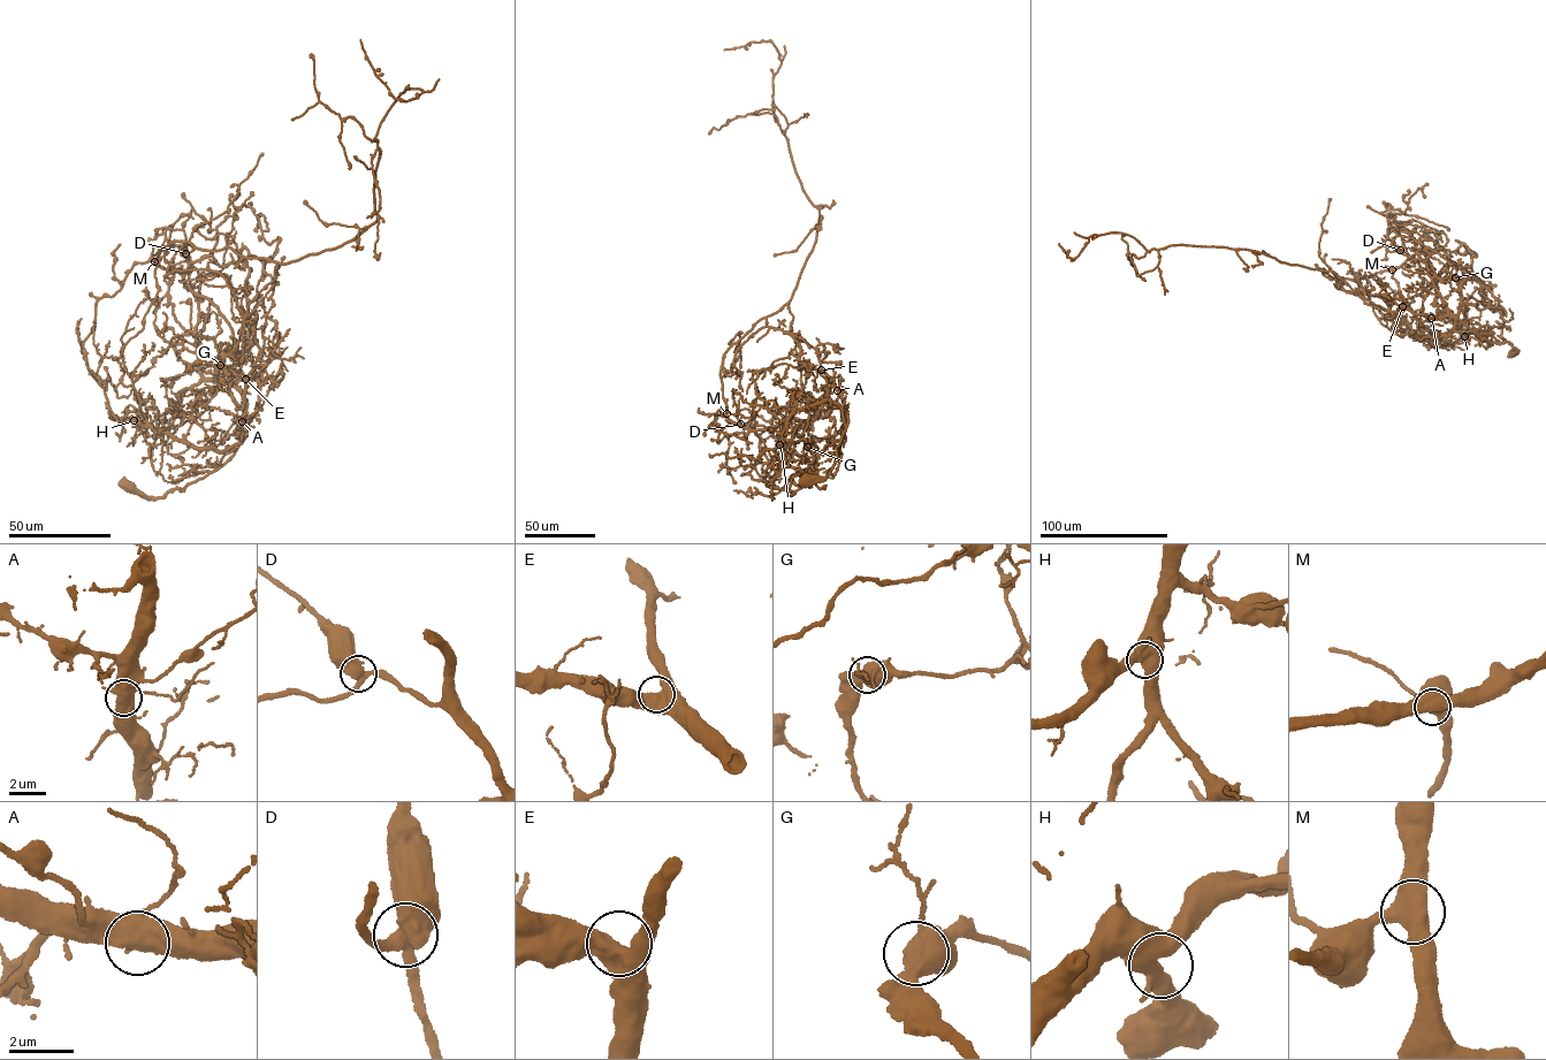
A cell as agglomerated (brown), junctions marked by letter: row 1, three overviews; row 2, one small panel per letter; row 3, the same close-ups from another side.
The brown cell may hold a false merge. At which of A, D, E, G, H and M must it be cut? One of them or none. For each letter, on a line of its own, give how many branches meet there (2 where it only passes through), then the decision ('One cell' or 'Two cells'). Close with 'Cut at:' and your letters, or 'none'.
A: Branches: 3. One cell
D: Branches: 3. One cell
E: Branches: 3. One cell
G: Branches: 3. One cell
H: Branches: 3. One cell
M: Branches: 3. One cell
Cut at: none

